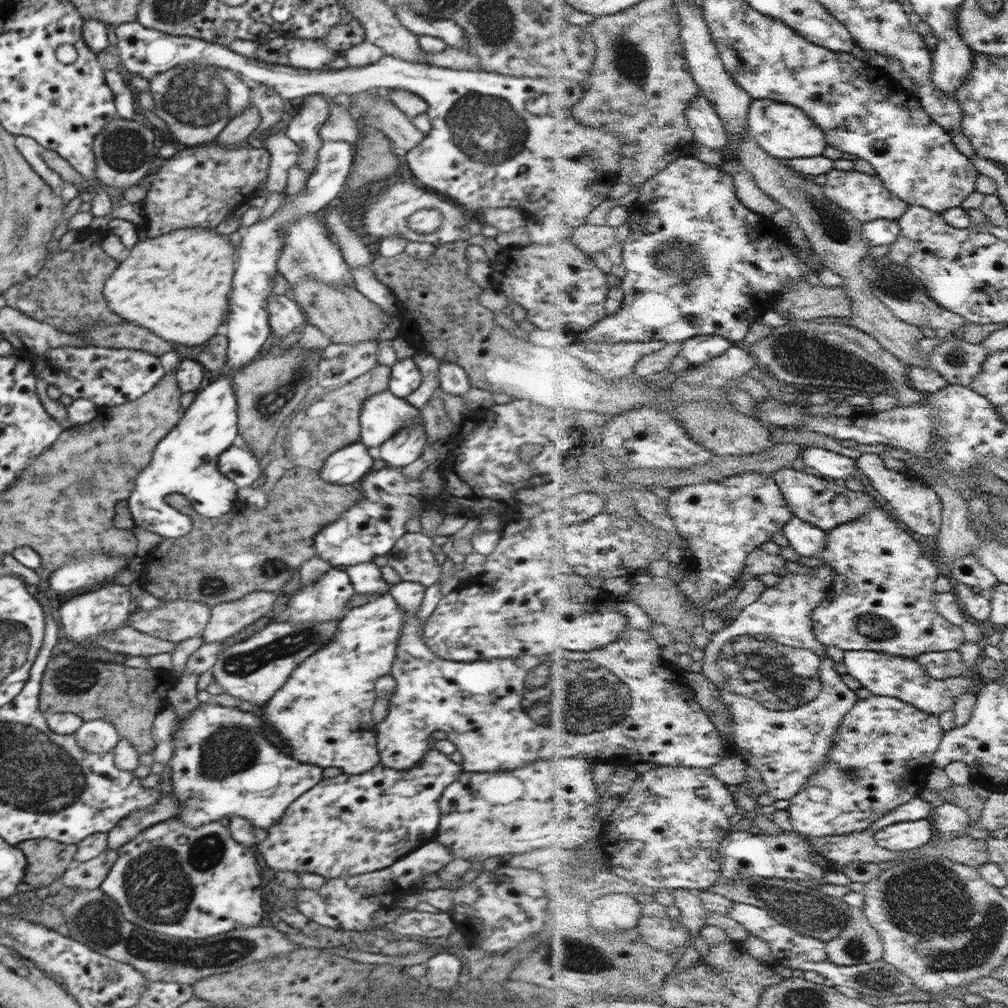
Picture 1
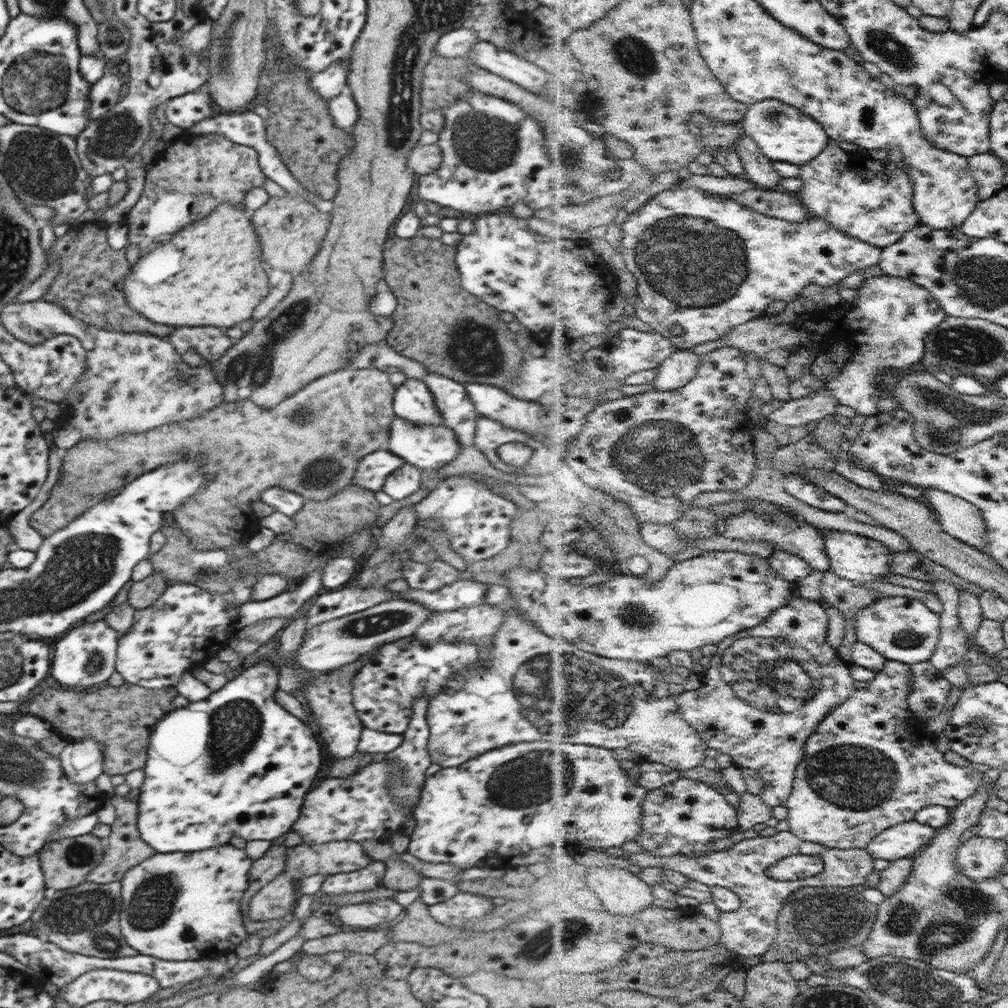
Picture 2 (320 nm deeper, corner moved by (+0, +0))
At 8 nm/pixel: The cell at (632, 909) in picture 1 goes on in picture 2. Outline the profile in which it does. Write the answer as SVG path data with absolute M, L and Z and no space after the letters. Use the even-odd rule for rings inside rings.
M593 866L587 873L590 886L614 914L638 915L656 902L652 885L625 867Z

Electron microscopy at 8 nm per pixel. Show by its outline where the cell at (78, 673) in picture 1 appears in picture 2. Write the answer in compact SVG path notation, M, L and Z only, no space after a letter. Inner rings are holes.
M126 682L118 687L105 684L93 690L74 690L66 688L54 690L54 688L50 688L49 684L49 687L29 701L28 705L30 714L40 716L51 722L55 733L64 734L70 740L82 738L94 738L98 740L99 743L104 746L103 773L126 775L134 770L145 768L148 760L147 749L151 732L156 726L156 723L164 715L175 709L173 698L178 695L174 687L155 690Z

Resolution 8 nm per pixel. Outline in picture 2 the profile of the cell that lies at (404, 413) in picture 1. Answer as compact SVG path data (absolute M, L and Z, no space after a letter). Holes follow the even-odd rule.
M395 416L385 449L396 454L396 456L400 456L405 462L417 466L422 472L423 470L440 469L452 462L460 454L461 444L452 428L445 427L442 424L440 426L432 424L418 426Z

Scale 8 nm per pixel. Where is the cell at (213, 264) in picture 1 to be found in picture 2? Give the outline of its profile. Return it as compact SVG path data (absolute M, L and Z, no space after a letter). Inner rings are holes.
M222 203L205 219L194 222L188 230L184 228L168 242L162 242L148 254L141 255L136 264L130 266L130 271L122 282L122 292L130 306L152 322L178 328L200 324L230 328L232 324L252 318L254 308L271 292L268 276L260 266L260 250L262 246L255 224L251 221L251 213L244 206Z

